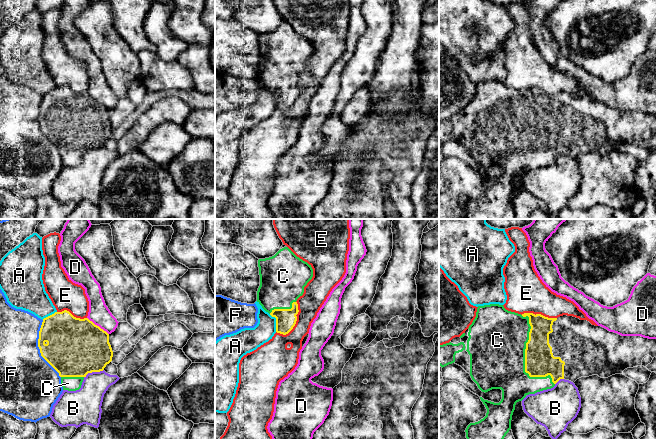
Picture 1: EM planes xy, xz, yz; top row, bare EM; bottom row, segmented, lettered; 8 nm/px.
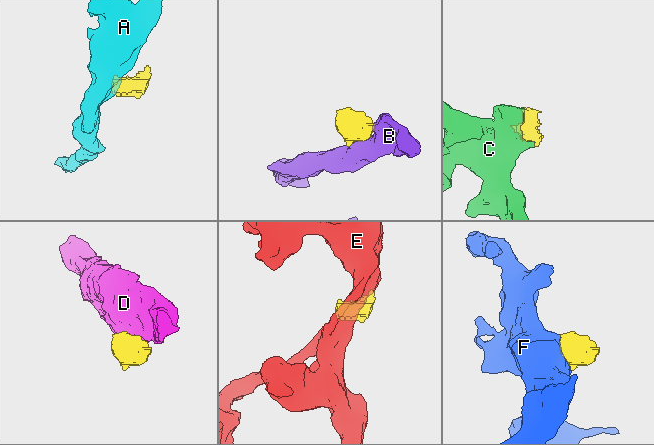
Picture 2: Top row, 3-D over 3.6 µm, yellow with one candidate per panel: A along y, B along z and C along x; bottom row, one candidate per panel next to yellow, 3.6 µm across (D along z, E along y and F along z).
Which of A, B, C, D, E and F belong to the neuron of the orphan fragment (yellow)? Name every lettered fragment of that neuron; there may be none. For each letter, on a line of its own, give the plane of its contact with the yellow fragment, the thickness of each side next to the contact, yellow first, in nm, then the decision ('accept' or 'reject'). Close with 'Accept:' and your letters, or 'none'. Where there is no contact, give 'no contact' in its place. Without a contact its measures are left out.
A: xz | 160/180 nm | reject
B: xy | 460/240 nm | reject
C: yz | 240/460 nm | accept
D: xy | 460/170 nm | reject
E: xz | 160/190 nm | reject
F: xy | 400/400 nm | reject
Accept: C

